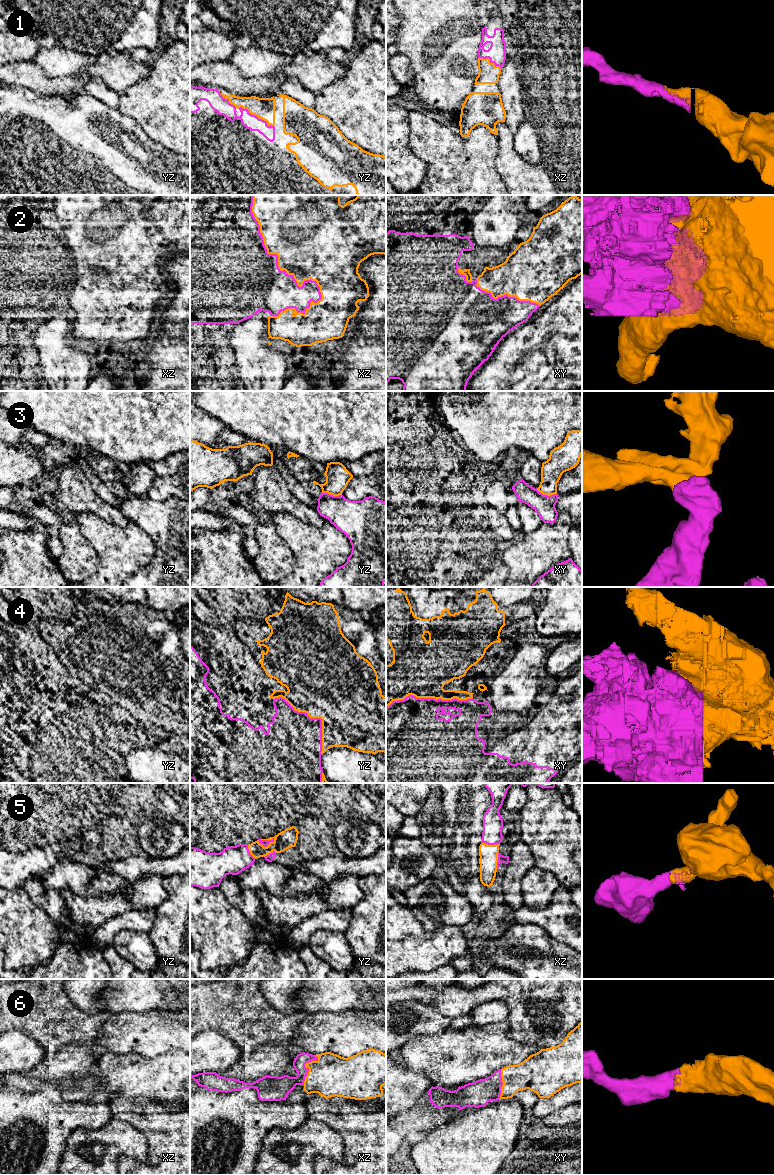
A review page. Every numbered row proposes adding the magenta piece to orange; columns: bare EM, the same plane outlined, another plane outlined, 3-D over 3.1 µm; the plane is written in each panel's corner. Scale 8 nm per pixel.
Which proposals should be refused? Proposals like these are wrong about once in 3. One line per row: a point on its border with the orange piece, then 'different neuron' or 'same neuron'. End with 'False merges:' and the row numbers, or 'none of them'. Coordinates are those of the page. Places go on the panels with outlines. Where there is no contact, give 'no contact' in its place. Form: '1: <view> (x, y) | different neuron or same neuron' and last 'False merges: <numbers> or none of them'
1: yz (256, 115) | same neuron
2: xz (279, 268) | same neuron
3: xy (546, 494) | different neuron
4: xy (429, 697) | different neuron
5: yz (266, 839) | same neuron
6: xz (306, 1067) | same neuron
False merges: 3, 4

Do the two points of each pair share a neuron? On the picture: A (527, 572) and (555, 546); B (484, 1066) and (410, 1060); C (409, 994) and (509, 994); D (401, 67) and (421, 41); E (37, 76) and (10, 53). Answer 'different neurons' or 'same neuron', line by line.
A: same neuron
B: same neuron
C: same neuron
D: different neurons
E: different neurons

